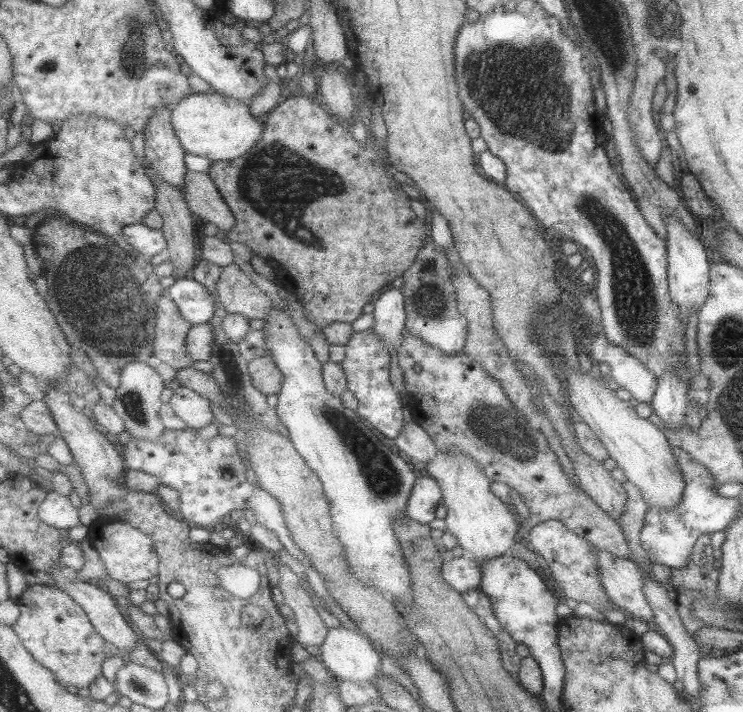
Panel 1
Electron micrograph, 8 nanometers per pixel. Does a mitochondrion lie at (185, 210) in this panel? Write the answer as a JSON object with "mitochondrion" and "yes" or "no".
{"mitochondrion":"no"}

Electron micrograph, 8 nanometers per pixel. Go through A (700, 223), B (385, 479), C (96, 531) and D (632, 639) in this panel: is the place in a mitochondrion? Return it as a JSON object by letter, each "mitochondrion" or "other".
{"A":"other","B":"mitochondrion","C":"other","D":"other"}

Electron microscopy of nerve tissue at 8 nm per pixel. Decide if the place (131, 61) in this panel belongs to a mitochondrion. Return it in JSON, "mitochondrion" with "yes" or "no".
{"mitochondrion":"yes"}

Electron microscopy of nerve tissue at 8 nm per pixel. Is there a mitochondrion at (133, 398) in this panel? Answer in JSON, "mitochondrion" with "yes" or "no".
{"mitochondrion":"yes"}

